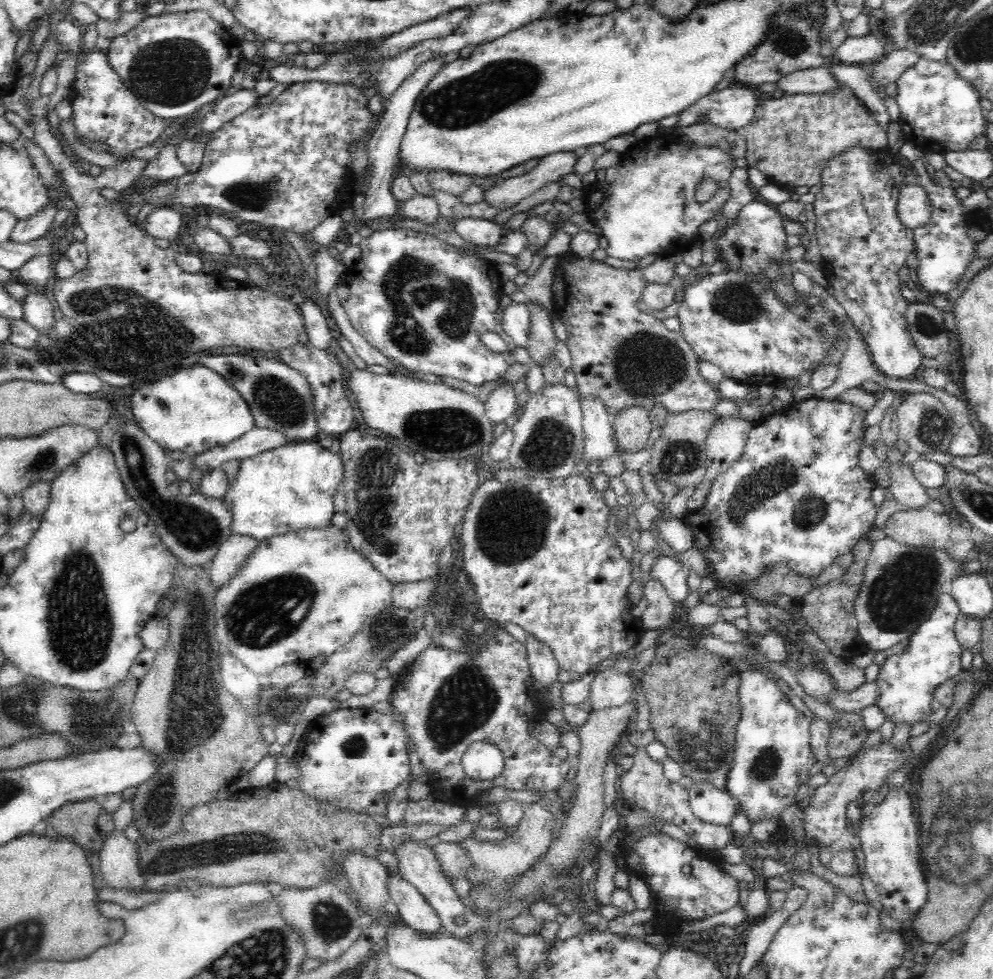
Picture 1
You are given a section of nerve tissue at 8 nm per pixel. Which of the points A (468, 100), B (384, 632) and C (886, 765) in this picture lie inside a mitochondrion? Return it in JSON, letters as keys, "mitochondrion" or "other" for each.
{"A":"mitochondrion","B":"mitochondrion","C":"other"}

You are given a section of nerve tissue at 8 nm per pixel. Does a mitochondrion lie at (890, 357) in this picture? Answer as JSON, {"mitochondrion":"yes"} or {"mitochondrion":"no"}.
{"mitochondrion":"no"}

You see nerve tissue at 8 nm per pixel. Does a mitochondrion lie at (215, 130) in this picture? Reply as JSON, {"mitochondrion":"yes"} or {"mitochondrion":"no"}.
{"mitochondrion":"no"}

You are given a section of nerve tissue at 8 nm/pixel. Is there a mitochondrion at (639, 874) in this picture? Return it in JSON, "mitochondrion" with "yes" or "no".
{"mitochondrion":"no"}

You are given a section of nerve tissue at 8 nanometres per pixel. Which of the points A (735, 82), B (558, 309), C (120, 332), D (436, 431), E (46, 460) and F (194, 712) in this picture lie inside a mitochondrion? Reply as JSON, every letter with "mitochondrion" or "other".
{"A":"other","B":"other","C":"mitochondrion","D":"mitochondrion","E":"mitochondrion","F":"mitochondrion"}

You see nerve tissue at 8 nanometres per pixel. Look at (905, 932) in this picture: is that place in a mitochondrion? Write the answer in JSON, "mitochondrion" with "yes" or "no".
{"mitochondrion":"no"}

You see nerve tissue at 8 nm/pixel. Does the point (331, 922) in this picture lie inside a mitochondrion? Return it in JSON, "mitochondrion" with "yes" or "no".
{"mitochondrion":"yes"}

